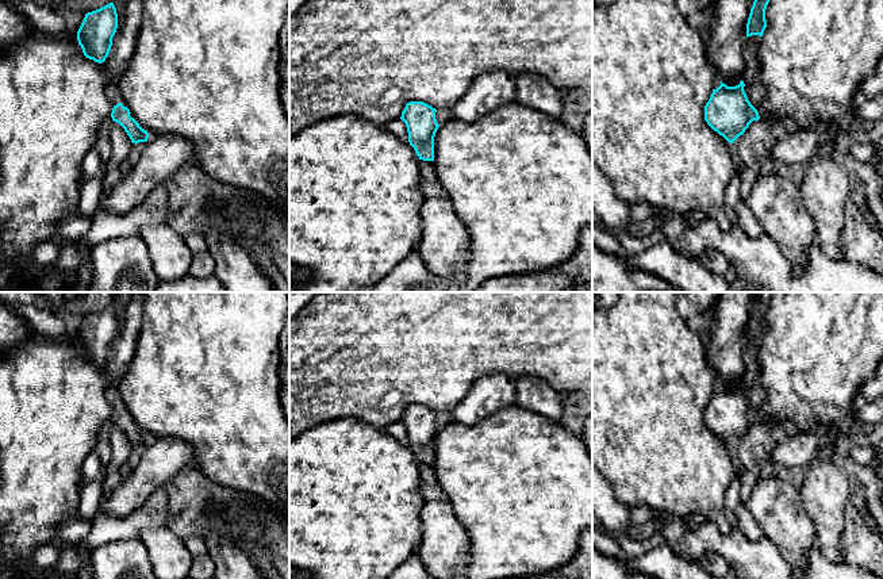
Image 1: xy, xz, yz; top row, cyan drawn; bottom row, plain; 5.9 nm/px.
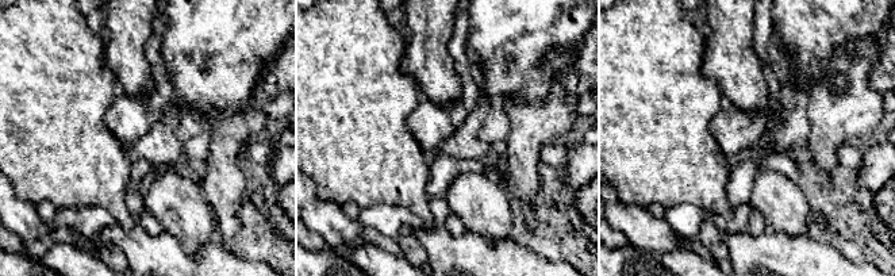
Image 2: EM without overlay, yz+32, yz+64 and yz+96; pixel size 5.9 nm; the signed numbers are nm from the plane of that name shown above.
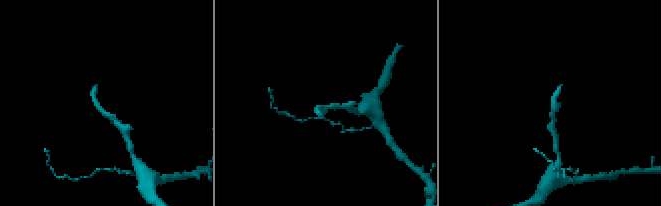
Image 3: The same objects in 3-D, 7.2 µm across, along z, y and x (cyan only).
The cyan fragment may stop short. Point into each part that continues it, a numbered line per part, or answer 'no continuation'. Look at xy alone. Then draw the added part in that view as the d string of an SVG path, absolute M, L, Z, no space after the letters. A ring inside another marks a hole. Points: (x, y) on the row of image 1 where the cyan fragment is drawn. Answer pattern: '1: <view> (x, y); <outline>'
1: xy (123, 42); M128 0L124 4L123 15L118 19L118 28L112 38L112 46L104 64L110 74L105 95L114 106L126 103L119 89L119 80L127 69L134 54L138 30L142 23L142 0Z

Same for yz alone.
1: yz (756, 91); M752 35L746 38L742 57L745 61L745 72L744 72L744 91L748 96L748 100L755 107L759 103L767 99L767 87L764 85L760 77L760 61L759 61L759 45L761 42L761 37Z

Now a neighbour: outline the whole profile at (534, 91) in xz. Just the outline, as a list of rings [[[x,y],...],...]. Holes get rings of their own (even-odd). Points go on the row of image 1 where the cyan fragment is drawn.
[[[526,72],[517,76],[515,103],[538,112],[560,118],[563,112],[564,92],[538,73]]]

